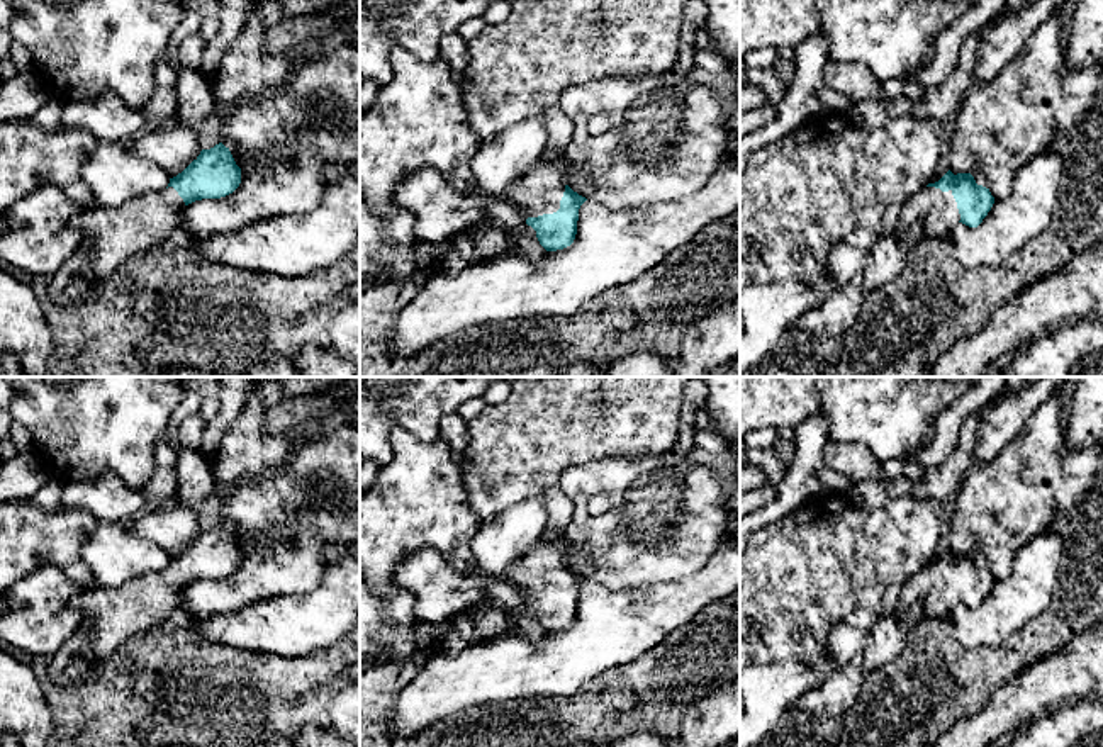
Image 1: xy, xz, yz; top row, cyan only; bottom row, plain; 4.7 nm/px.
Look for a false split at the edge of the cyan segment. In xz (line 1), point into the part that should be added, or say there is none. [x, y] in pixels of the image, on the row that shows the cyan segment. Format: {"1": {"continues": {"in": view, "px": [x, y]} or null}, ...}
{"1": {"continues": {"in": "xz", "px": [540, 190]}}}

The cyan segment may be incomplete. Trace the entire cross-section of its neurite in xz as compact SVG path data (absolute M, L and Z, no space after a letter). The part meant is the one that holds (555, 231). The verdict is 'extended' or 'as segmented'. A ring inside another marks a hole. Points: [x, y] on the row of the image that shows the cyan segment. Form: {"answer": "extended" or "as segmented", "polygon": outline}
{"answer": "extended", "polygon": "M541 161L501 197L523 211L526 224L536 231L546 251L563 250L574 243L579 209L587 200L563 182L565 175L565 166Z"}

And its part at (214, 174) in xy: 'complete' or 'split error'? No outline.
split error

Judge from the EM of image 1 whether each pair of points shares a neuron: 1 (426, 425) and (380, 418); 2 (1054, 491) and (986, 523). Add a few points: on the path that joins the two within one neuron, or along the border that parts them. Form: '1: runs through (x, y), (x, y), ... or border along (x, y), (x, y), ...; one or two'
1: runs through (414, 418), (392, 418); one
2: runs through (1037, 491), (1032, 491), (1003, 520); one

